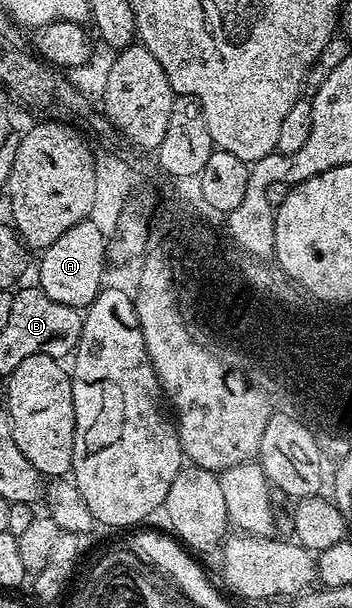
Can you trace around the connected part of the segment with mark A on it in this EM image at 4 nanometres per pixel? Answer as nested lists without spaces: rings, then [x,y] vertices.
[[[90,219],[78,222],[70,230],[66,230],[66,234],[58,238],[58,242],[43,249],[41,256],[44,257],[40,260],[40,281],[38,281],[40,291],[46,294],[46,298],[54,298],[54,302],[62,302],[62,306],[81,310],[87,308],[106,284],[104,281],[104,243],[106,243],[106,237],[102,230]]]

